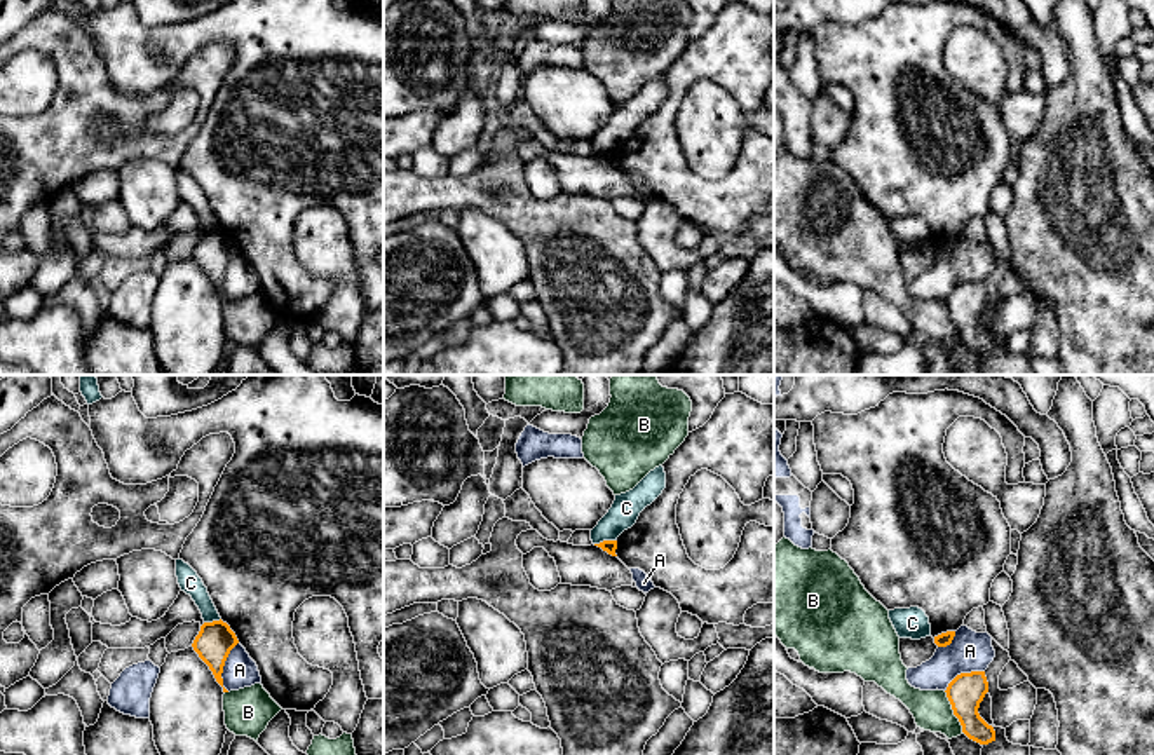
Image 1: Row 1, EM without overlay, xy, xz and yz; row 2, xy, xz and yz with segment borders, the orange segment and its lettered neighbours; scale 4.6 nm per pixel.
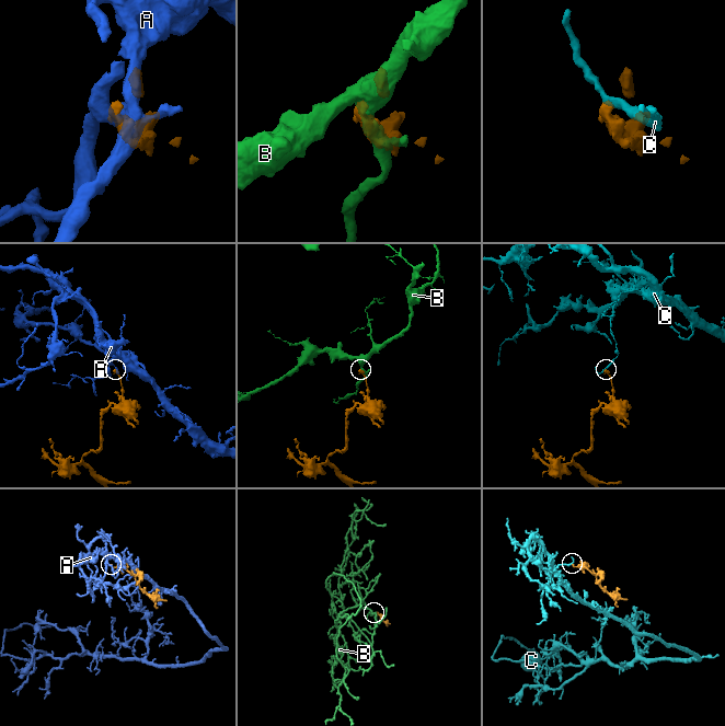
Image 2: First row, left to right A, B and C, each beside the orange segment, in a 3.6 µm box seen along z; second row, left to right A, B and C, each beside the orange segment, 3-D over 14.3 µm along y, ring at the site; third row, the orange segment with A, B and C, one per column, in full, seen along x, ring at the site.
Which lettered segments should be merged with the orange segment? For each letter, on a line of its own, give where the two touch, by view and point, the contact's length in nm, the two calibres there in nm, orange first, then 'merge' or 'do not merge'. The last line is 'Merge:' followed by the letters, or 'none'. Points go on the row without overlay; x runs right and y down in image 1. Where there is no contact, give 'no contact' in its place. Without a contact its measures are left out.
A: xy (224, 274) | 240 nm | 170/150 nm | do not merge
B: yz (954, 321) | 220 nm | 170/180 nm | do not merge
C: xz (604, 150) | 100 nm | 60/140 nm | do not merge
Merge: none

